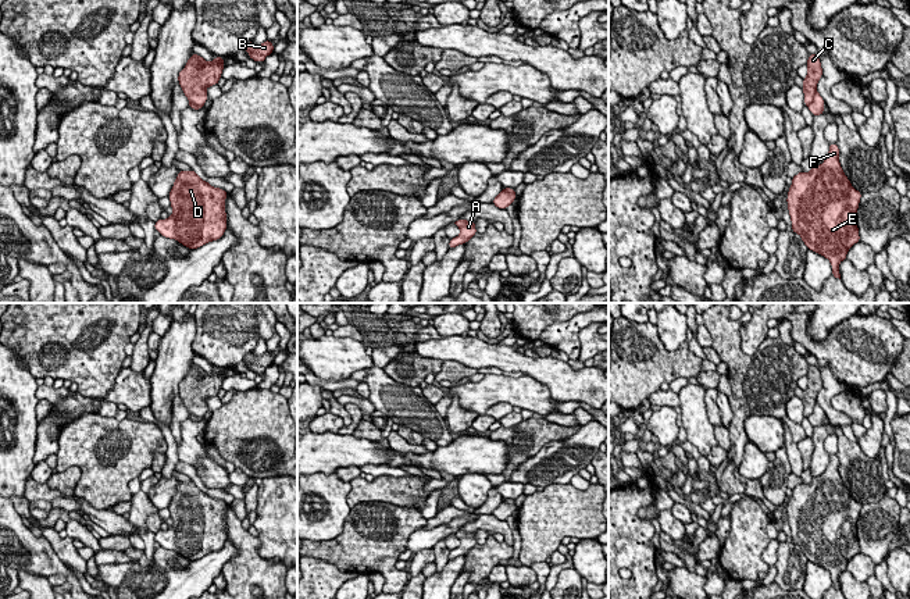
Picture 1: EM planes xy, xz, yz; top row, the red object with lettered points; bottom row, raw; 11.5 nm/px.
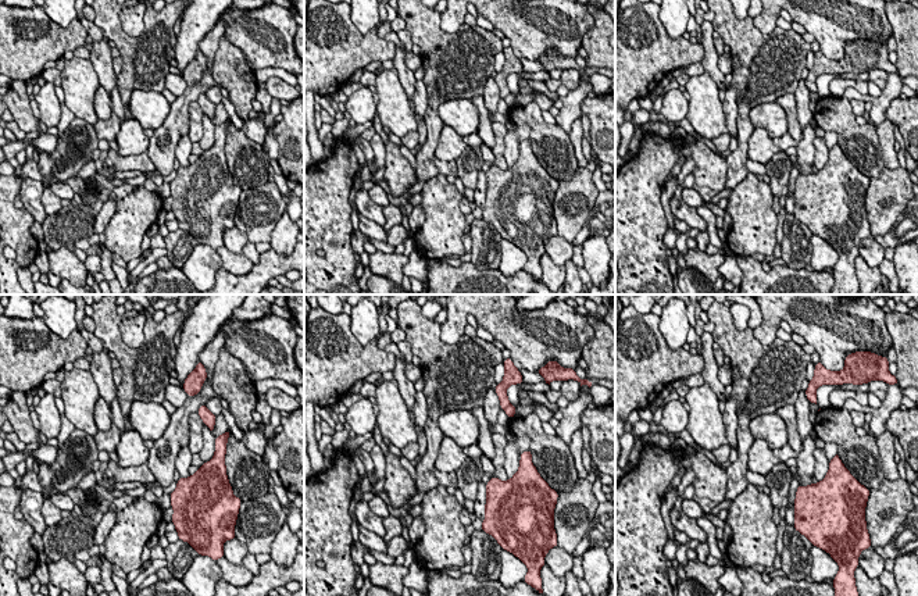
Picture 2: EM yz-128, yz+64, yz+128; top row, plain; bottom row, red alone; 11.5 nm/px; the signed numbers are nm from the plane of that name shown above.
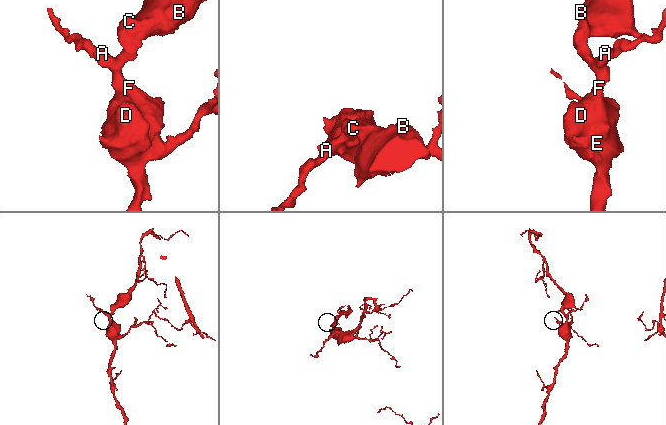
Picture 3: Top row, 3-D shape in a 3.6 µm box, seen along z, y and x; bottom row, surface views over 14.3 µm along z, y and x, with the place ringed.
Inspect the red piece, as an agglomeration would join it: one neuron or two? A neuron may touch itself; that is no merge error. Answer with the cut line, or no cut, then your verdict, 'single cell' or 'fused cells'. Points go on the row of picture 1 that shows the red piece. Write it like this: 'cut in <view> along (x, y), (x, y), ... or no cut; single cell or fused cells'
cut in yz along (816, 92), (807, 106); fused cells

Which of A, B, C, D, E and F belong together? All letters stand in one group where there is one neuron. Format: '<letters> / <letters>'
A D E F / B C

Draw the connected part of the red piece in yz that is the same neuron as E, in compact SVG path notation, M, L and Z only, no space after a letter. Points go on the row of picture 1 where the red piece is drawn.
M829 145L822 164L792 178L788 211L792 232L799 233L807 249L824 256L832 265L832 277L841 279L839 263L860 242L857 208L861 199L839 163L839 147Z

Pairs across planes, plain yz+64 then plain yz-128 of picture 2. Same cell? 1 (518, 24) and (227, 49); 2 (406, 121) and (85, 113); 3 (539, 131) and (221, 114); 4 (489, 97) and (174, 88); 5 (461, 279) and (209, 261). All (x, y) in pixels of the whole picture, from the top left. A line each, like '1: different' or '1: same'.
1: different
2: same
3: different
4: same
5: different

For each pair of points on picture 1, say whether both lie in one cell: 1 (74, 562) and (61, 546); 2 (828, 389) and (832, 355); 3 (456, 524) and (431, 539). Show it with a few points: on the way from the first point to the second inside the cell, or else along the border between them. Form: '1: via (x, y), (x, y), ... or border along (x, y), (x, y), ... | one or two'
1: via (71, 558), (65, 551) | one
2: border along (830, 367), (839, 381), (853, 385) | two
3: via (450, 527), (436, 534) | one

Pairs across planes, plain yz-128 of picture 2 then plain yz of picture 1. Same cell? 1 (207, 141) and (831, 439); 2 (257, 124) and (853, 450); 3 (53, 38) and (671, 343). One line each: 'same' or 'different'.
1: different
2: different
3: different

